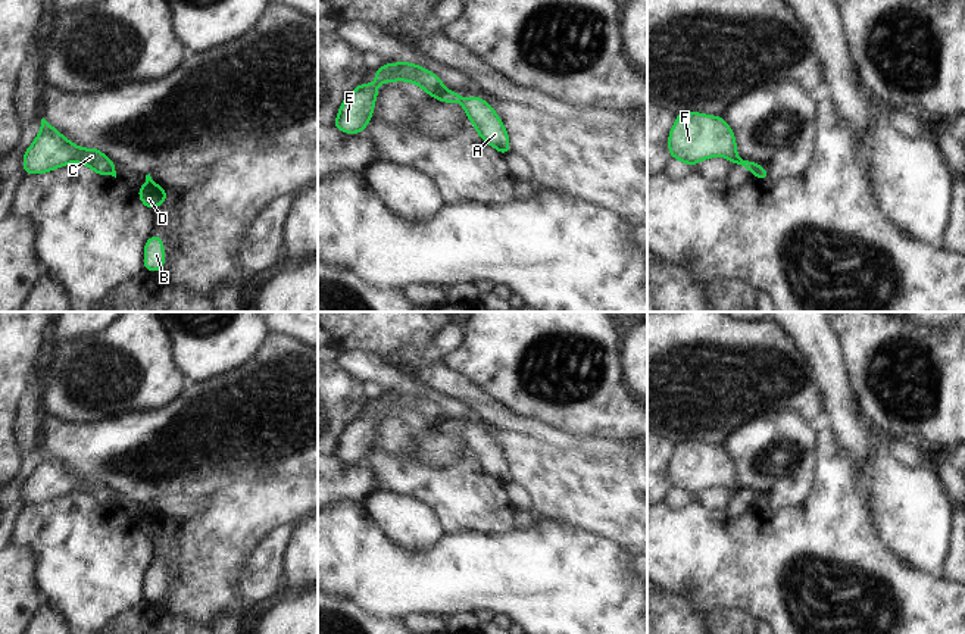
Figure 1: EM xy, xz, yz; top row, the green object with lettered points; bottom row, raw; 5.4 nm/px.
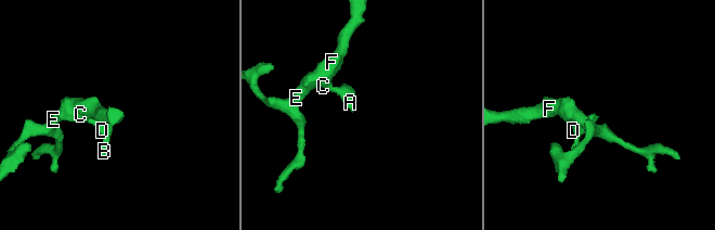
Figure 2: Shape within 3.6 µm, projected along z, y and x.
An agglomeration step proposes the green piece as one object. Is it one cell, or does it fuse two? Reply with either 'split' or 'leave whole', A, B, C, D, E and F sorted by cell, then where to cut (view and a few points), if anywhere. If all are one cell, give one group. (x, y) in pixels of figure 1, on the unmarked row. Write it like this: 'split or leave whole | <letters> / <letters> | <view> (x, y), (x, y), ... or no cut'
split | A B D / C E F | xz (443, 418), (434, 425)

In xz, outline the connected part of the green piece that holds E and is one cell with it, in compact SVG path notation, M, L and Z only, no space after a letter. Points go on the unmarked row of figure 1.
M385 393L381 399L374 400L377 407L372 413L357 415L341 432L334 456L343 462L359 463L371 450L378 413L390 410L409 410L418 413L427 424L435 427L444 419L443 410L425 397L415 393Z

